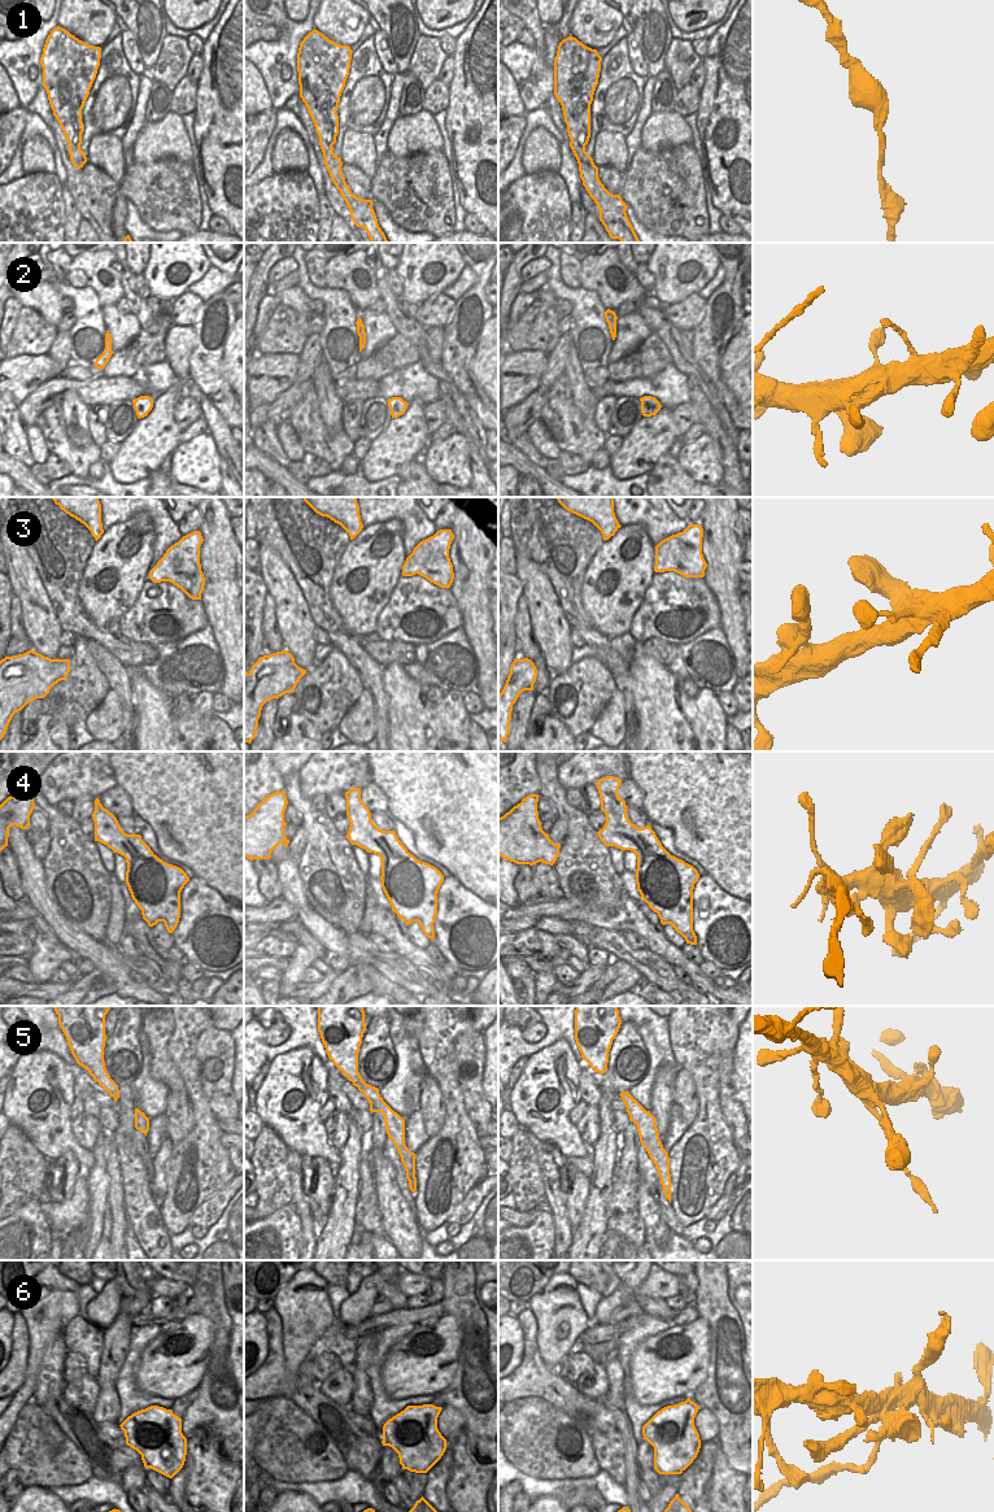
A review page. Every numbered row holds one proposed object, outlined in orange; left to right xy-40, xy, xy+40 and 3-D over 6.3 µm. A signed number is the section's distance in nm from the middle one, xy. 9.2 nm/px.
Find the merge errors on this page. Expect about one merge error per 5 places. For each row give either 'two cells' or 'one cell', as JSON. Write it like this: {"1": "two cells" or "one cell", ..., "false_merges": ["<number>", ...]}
{"1": "one cell", "2": "one cell", "3": "one cell", "4": "one cell", "5": "two cells", "6": "two cells", "false_merges": ["5", "6"]}

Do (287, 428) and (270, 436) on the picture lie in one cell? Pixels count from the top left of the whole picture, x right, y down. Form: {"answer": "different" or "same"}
{"answer": "different"}

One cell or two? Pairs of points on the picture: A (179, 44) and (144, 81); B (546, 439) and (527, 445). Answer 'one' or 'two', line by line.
A: two
B: two

